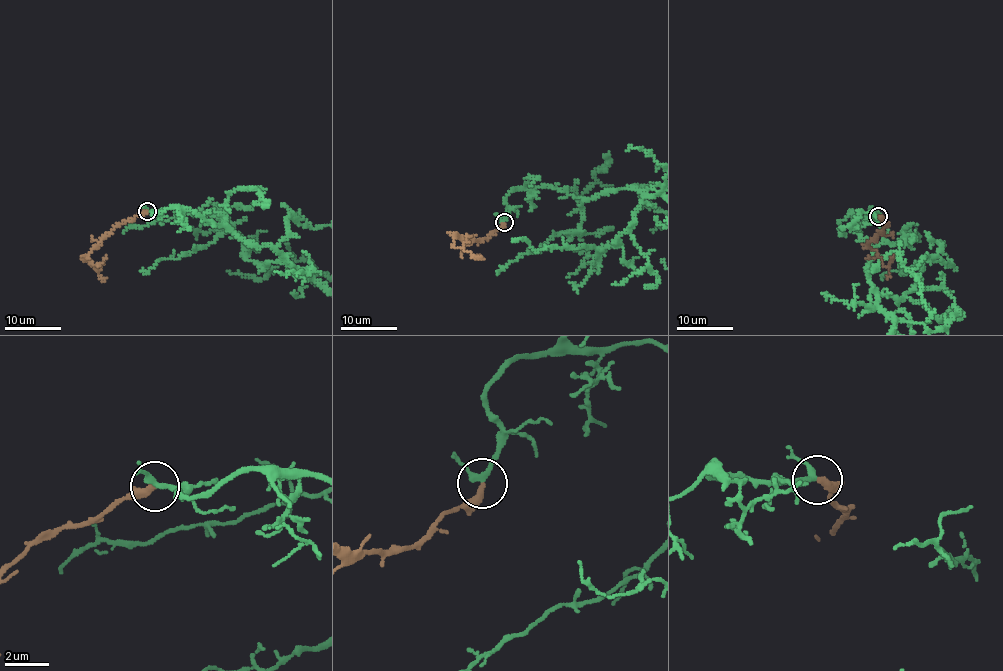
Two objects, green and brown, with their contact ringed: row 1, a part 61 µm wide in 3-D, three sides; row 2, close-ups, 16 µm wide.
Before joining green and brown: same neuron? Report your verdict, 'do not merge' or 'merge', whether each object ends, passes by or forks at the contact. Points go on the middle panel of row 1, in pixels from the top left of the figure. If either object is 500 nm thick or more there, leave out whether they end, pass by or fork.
merge; green passes by; brown ends there

